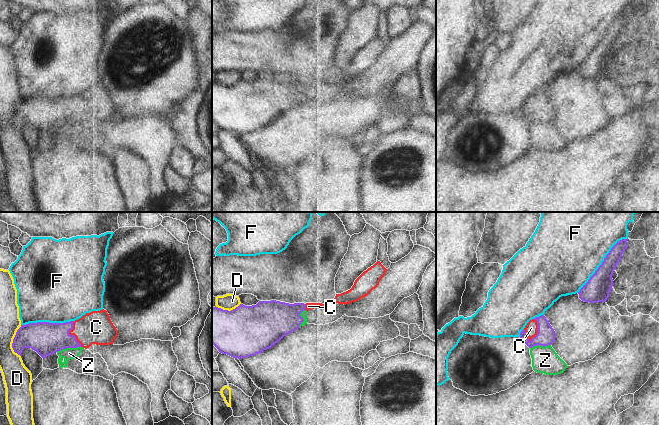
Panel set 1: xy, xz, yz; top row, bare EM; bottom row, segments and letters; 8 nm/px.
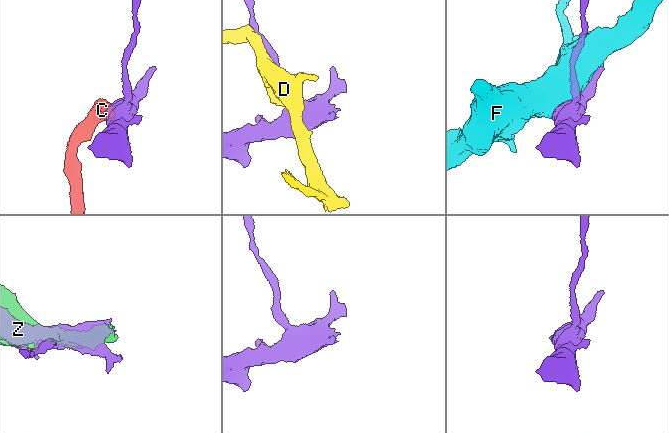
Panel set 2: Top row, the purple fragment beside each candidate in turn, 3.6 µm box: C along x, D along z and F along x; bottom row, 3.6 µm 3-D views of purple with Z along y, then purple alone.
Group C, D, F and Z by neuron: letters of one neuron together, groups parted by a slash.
C / D / F / Z

